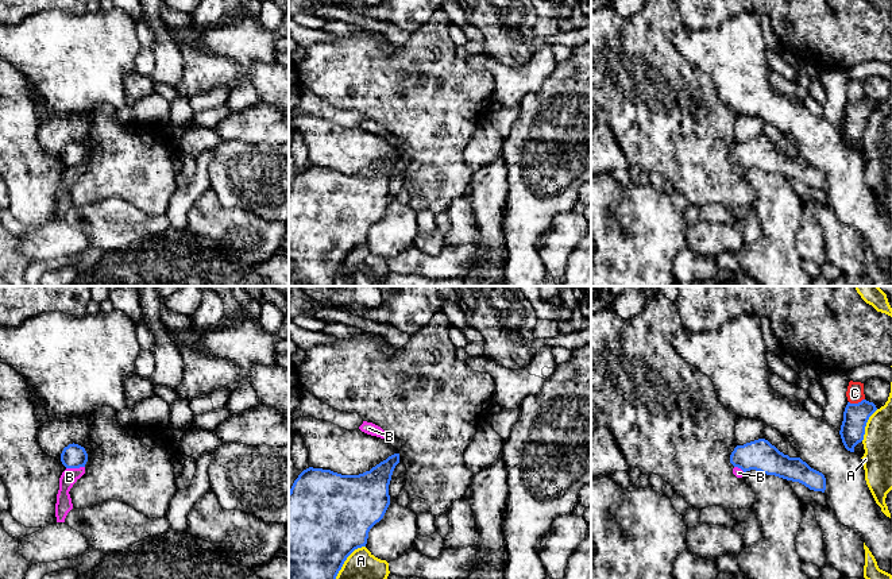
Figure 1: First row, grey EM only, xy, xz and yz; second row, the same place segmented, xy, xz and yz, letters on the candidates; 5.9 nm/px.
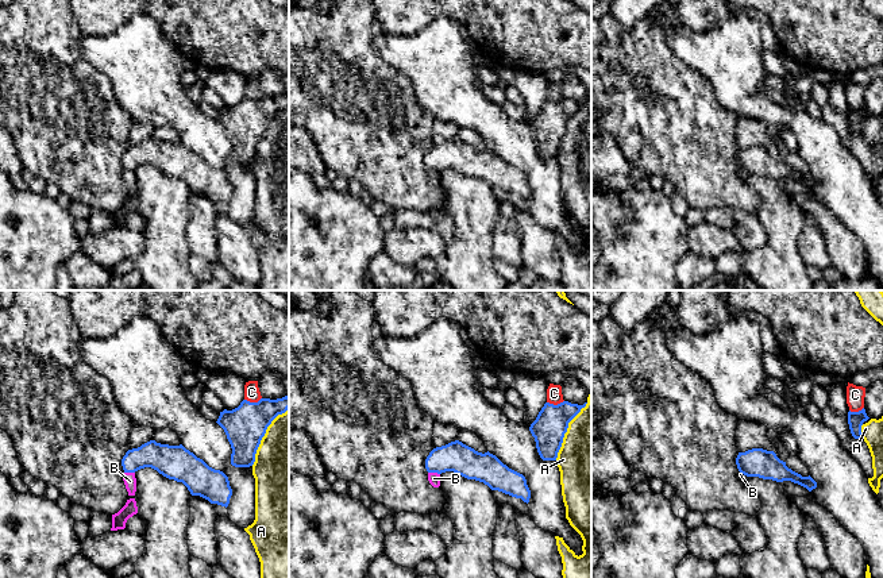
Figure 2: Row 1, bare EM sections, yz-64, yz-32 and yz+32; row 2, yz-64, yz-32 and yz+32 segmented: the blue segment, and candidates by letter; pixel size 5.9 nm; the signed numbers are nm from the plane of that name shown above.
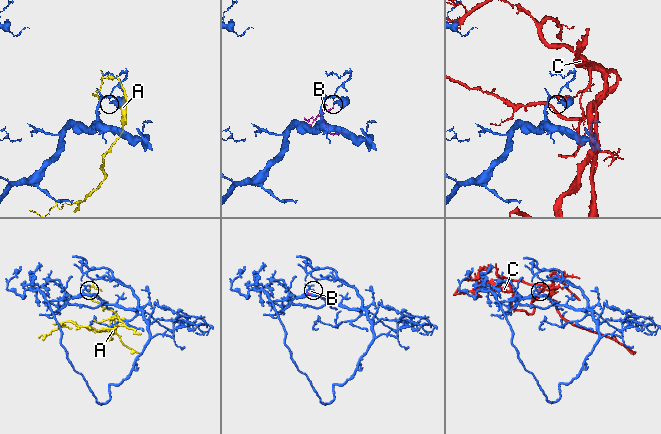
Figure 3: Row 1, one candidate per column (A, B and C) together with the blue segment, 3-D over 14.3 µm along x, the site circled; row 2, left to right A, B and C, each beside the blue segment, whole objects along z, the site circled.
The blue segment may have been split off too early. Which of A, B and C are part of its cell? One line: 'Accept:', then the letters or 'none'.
Accept: none

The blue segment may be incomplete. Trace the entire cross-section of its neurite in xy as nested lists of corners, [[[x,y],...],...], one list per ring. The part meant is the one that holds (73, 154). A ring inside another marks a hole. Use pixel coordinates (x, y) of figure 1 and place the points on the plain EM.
[[[73,140],[63,146],[61,159],[66,166],[85,165],[88,151],[84,144]]]

